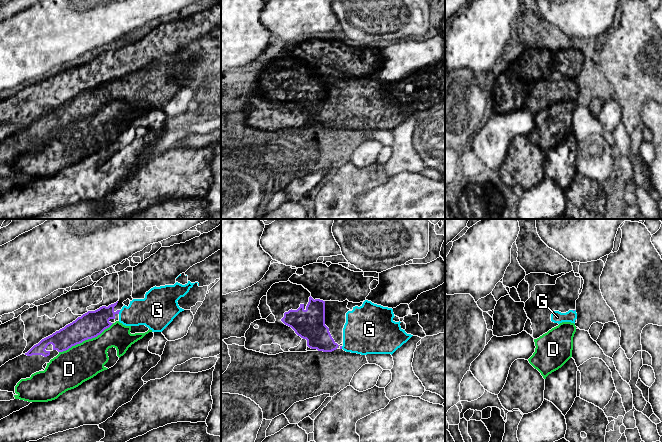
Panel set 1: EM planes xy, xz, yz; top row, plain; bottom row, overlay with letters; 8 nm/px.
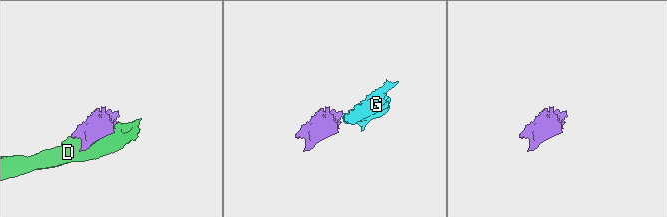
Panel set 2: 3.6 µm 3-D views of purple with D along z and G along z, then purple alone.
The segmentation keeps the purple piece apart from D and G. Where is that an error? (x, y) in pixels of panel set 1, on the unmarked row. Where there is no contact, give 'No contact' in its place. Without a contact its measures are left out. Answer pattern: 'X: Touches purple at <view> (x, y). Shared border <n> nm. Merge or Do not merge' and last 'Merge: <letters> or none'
D: Touches purple at xy (86, 115). Shared border 500 nm. Do not merge
G: Touches purple at xy (119, 87). Shared border 40 nm. Merge
Merge: G

